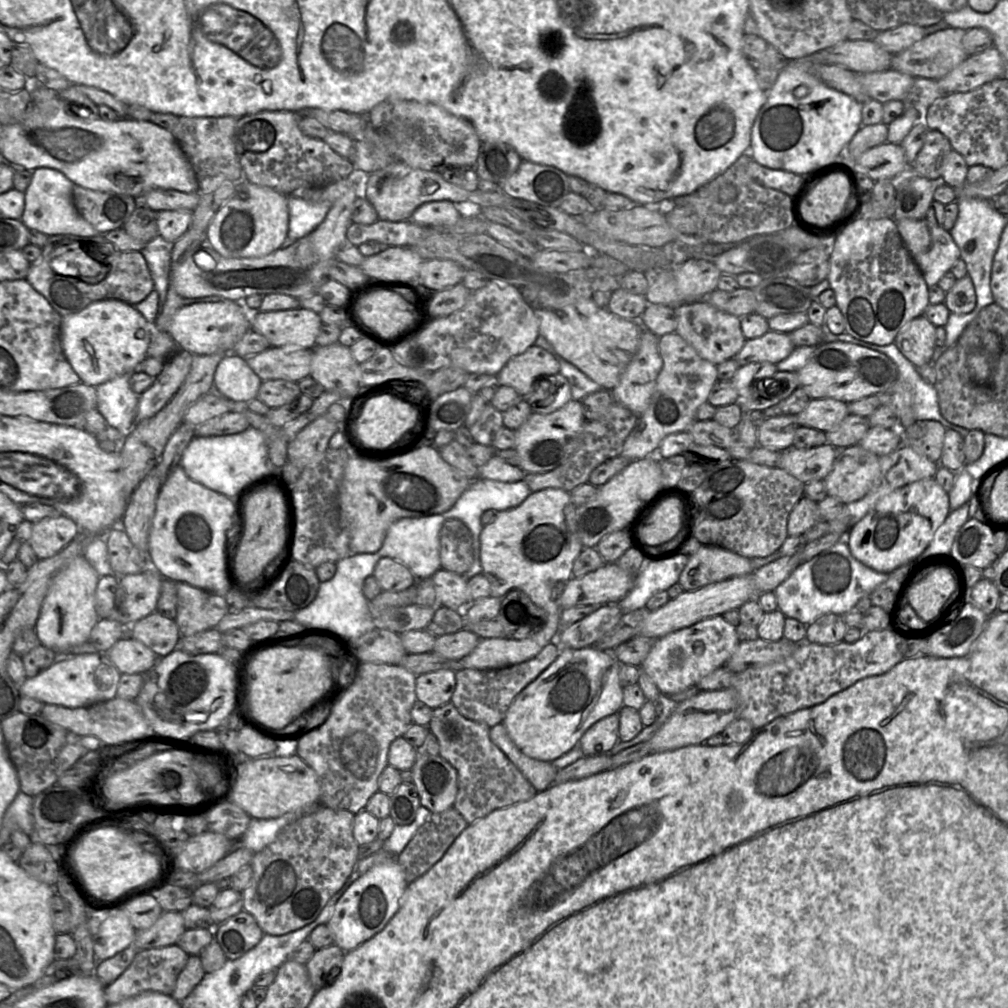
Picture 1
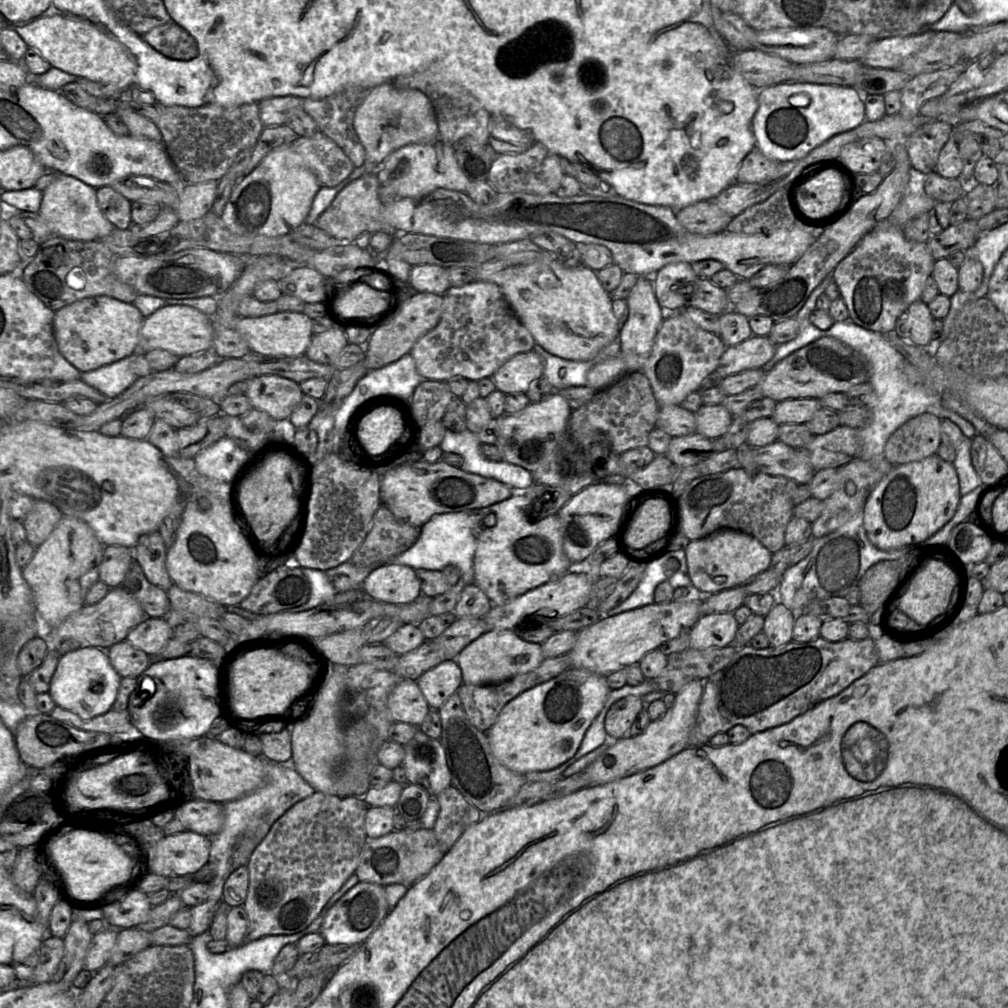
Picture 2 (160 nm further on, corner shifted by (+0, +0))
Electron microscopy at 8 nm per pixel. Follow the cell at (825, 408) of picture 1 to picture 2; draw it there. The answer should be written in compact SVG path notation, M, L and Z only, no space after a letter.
M801 398L777 402L771 418L778 424L802 424L812 419L823 406L819 399Z

